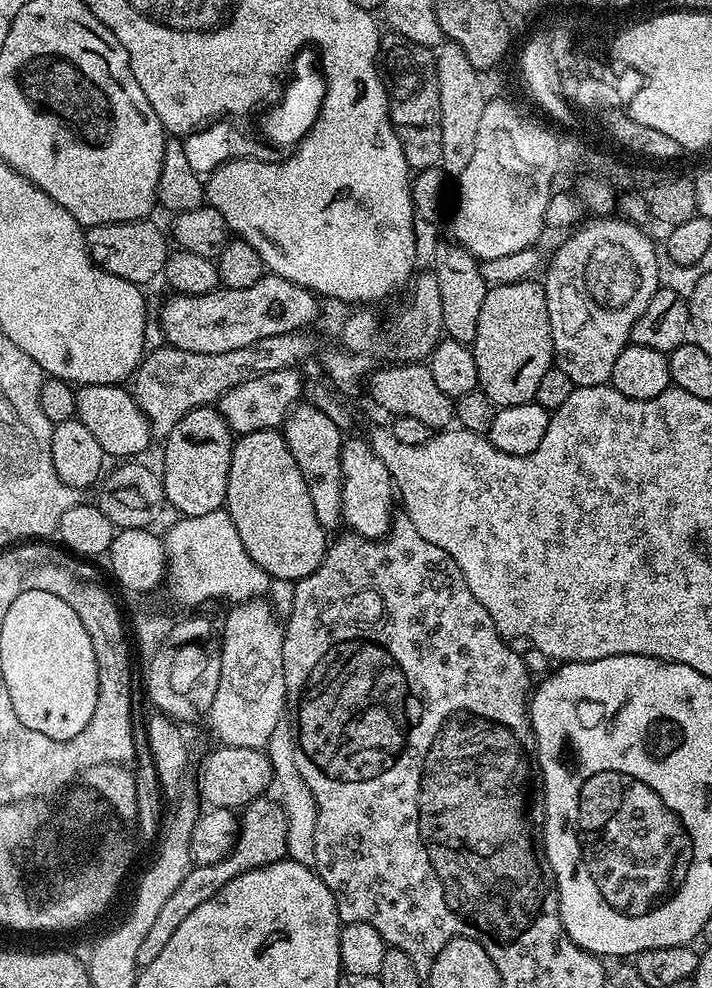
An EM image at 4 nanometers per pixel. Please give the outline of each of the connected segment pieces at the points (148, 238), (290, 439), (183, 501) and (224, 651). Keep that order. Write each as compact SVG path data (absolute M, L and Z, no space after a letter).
M145 218L117 224L99 224L87 229L84 241L92 261L102 270L118 278L126 278L126 282L147 286L155 276L157 279L163 273L170 251L170 240L165 229L163 232L154 221L155 219Z
M301 402L289 412L282 425L282 435L290 454L294 454L294 462L298 462L298 470L302 470L302 478L306 478L306 490L310 490L310 502L314 502L314 514L318 514L318 522L325 530L341 527L344 514L342 512L342 446L345 437L342 429L334 426L322 410L313 404Z
M215 407L190 410L163 441L162 481L167 507L181 517L219 512L228 499L228 475L234 433Z
M257 598L246 600L227 609L228 617L222 620L221 639L221 678L218 690L213 698L206 720L212 723L216 736L223 747L242 746L243 748L263 749L267 745L270 734L274 734L274 726L278 726L280 719L286 714L286 678L282 666L282 642L284 630L271 603L267 599Z

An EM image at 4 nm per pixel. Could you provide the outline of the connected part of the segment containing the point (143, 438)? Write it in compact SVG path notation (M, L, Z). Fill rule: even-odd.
M82 384L76 388L76 416L84 423L86 430L94 434L98 446L102 446L105 457L120 456L116 458L136 458L139 452L148 448L148 443L154 440L149 419L144 416L144 411L136 404L133 393L120 384Z

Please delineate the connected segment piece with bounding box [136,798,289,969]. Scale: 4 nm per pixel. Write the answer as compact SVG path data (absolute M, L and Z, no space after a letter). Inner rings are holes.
M268 799L254 800L243 808L242 815L239 817L240 834L236 837L236 845L228 855L213 864L193 866L190 874L186 874L186 878L182 878L182 886L178 886L178 890L174 890L174 894L170 894L170 899L163 904L158 919L151 924L145 940L138 946L137 969L150 966L150 962L154 962L154 958L158 958L158 954L162 954L166 942L170 942L174 930L178 930L178 926L182 926L182 922L186 922L190 910L198 910L198 906L202 906L202 902L206 902L206 898L214 898L214 894L218 894L218 890L222 890L222 886L226 886L226 882L230 882L238 874L248 872L252 868L273 864L289 855L286 844L286 814L279 802L275 799Z

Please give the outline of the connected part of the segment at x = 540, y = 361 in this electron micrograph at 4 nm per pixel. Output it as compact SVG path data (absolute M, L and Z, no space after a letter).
M530 279L489 287L486 302L482 302L482 311L478 314L478 334L474 334L474 342L470 347L474 354L474 366L478 366L479 391L484 392L492 404L497 408L505 408L533 403L538 382L542 382L546 370L554 364L550 314L546 310L543 283Z

